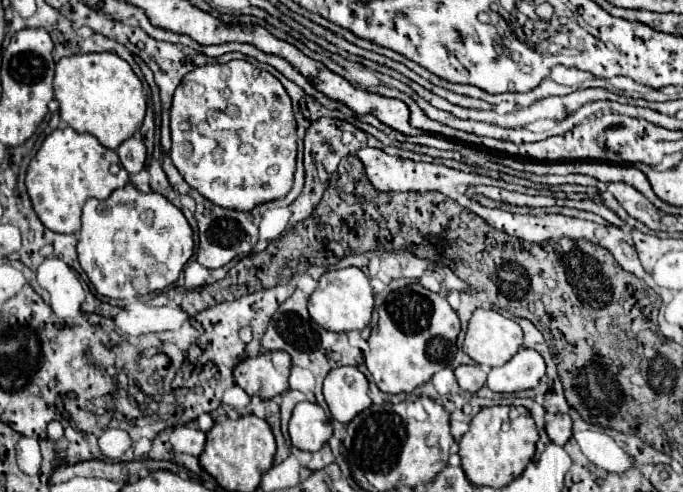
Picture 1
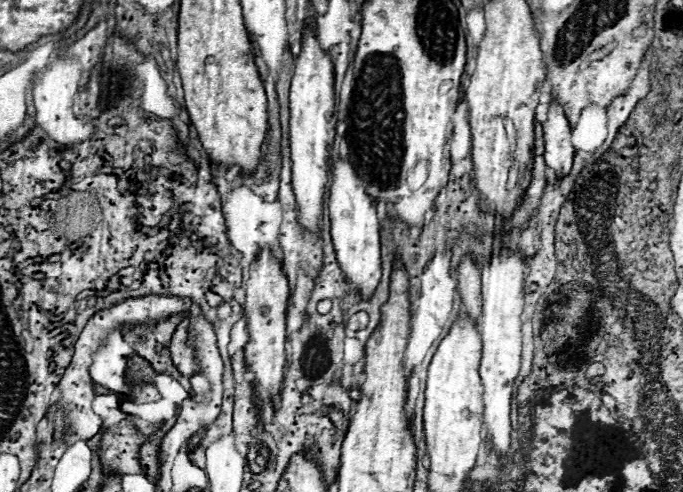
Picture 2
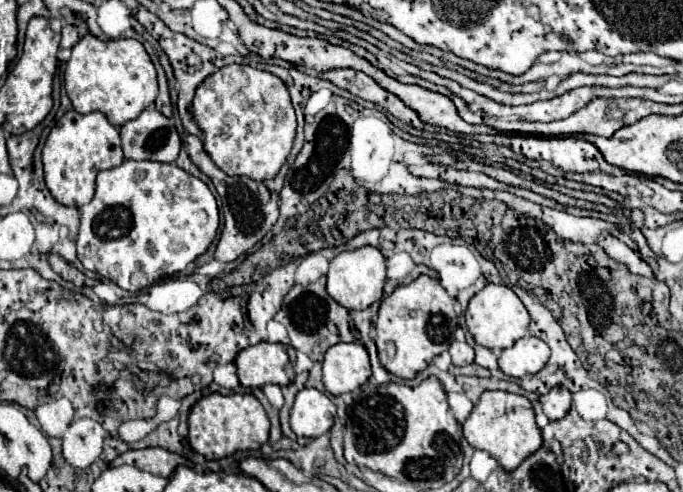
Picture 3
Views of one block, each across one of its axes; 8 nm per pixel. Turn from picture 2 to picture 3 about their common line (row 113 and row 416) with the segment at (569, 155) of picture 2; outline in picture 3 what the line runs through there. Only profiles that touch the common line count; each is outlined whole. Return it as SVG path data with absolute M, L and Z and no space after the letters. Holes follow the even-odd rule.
M554 386L548 394L542 396L542 406L544 406L544 414L550 420L560 420L570 410L570 392L562 386Z

